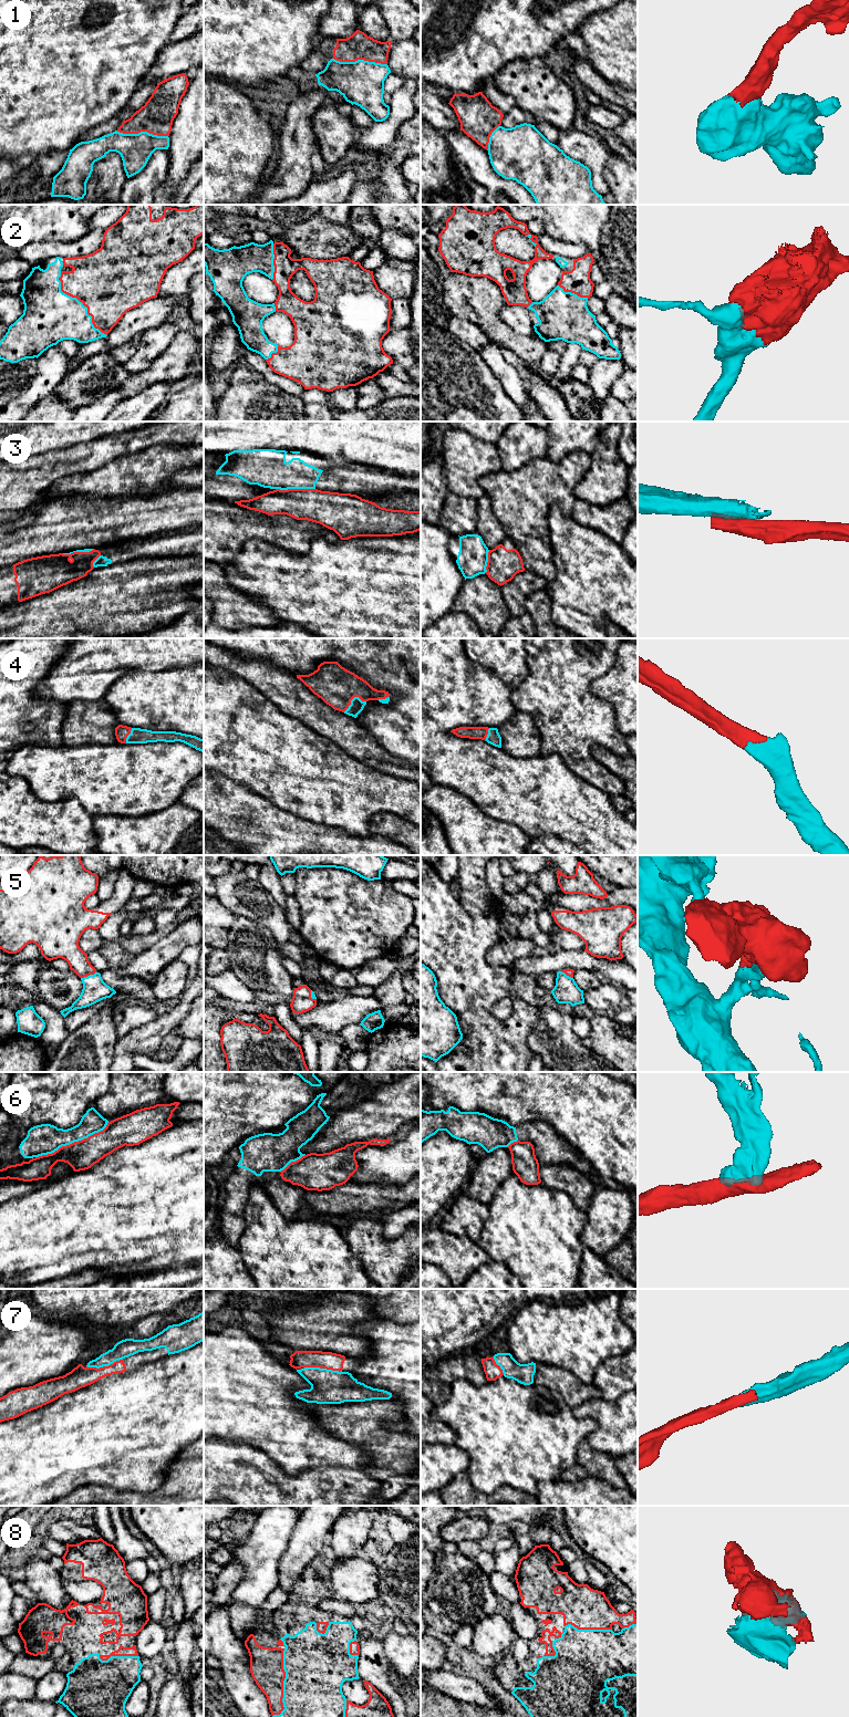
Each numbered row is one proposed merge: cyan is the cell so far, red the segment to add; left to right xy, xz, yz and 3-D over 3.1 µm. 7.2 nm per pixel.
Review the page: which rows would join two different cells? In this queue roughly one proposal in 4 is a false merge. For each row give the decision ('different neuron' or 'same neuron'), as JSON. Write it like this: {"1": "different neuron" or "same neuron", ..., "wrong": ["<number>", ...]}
{"1": "different neuron", "2": "same neuron", "3": "different neuron", "4": "same neuron", "5": "same neuron", "6": "different neuron", "7": "same neuron", "8": "same neuron", "wrong": ["1", "3", "6"]}

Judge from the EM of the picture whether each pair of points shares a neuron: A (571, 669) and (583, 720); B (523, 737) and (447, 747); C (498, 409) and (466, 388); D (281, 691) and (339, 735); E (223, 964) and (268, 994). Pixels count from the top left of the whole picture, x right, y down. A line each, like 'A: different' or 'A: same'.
A: same
B: different
C: same
D: same
E: different

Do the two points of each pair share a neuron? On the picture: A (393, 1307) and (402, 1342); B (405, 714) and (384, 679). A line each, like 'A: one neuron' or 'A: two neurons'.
A: two neurons
B: one neuron

